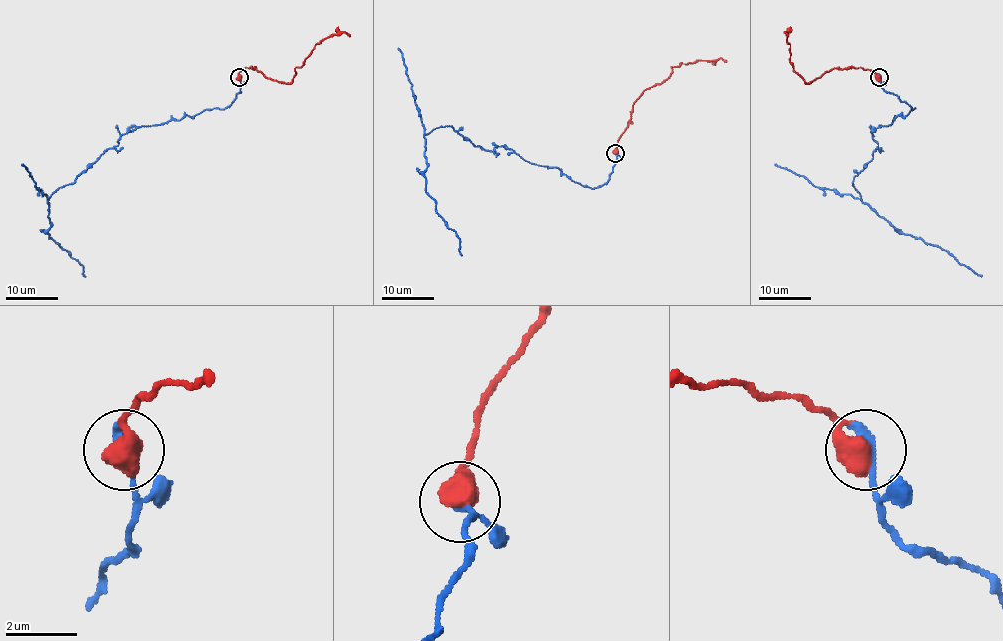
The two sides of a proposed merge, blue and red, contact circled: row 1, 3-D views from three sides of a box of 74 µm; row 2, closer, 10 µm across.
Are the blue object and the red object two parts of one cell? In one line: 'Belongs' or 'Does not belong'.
Belongs

